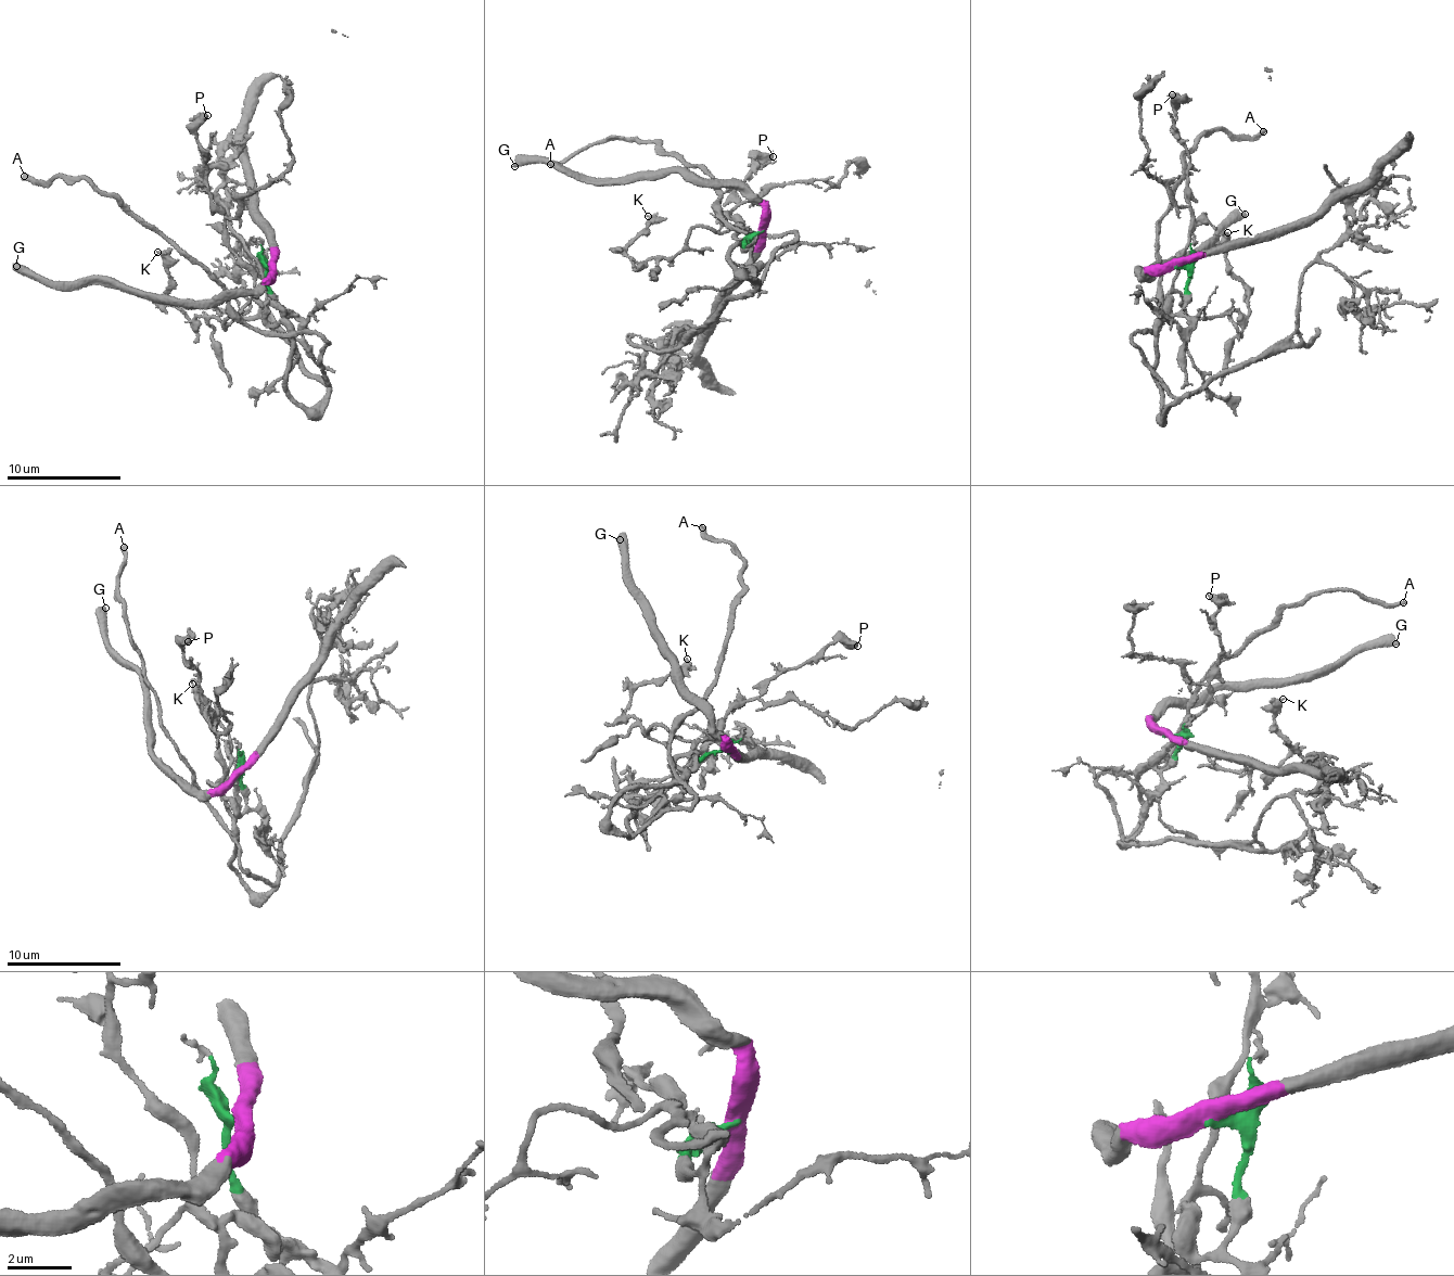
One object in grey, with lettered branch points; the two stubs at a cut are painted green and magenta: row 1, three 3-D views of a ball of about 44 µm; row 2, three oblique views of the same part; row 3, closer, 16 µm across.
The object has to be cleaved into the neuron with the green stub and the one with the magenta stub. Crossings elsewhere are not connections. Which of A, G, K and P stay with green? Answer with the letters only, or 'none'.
A, K, P

